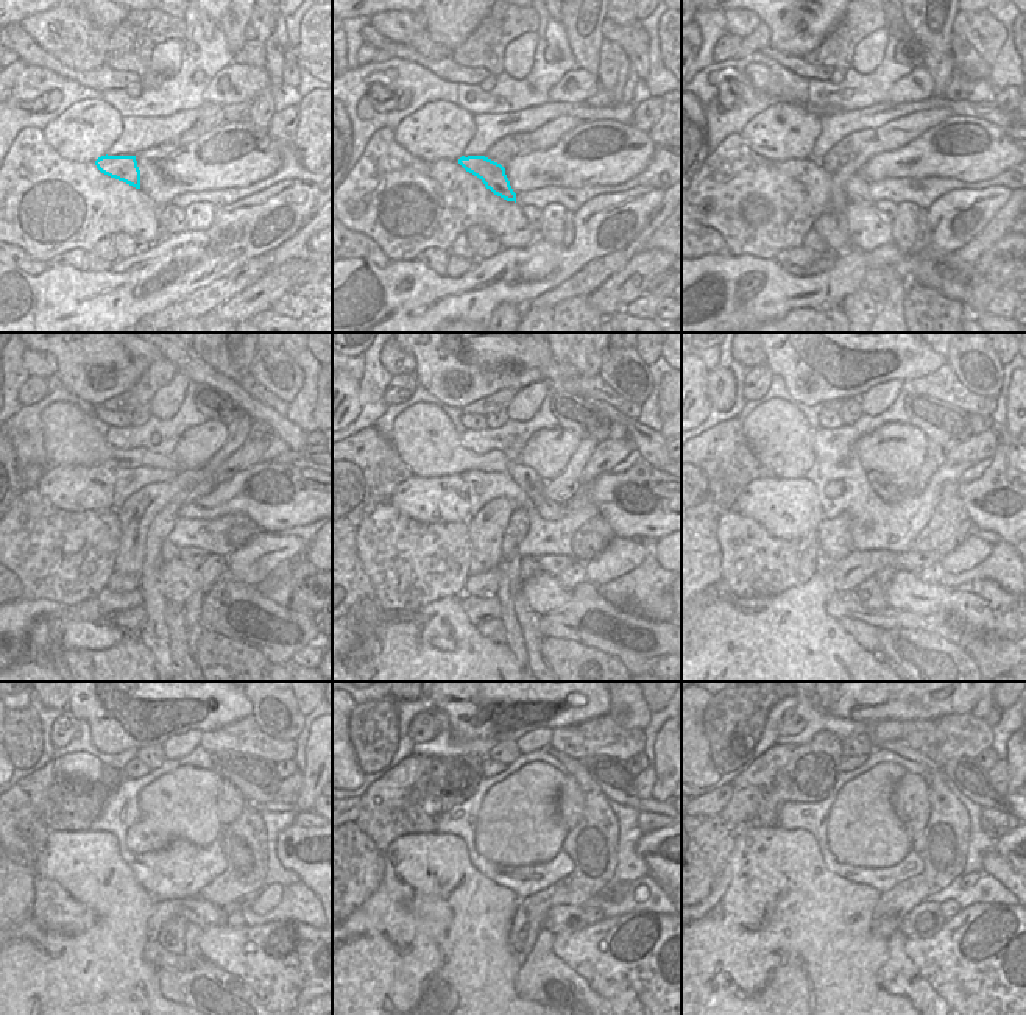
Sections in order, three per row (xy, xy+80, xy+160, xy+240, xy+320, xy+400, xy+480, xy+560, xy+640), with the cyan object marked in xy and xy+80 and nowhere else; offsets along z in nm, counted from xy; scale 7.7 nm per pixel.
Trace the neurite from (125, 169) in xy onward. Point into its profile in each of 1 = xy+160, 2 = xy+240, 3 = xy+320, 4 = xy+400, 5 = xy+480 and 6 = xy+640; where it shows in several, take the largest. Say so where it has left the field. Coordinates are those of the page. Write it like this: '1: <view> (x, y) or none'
1: xy+160 (856, 189)
2: xy+240 (169, 552)
3: xy+320 (529, 565)
4: xy+400 (884, 576)
5: xy+480 (223, 998)
6: xy+640 (900, 976)

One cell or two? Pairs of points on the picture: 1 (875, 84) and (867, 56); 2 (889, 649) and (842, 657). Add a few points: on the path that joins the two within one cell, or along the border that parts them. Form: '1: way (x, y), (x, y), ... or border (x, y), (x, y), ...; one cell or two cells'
1: border (889, 39), (881, 63), (869, 74), (850, 67); two cells
2: border (842, 627), (863, 647), (892, 664); two cells

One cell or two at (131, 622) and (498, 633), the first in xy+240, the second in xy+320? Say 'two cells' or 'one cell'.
one cell

